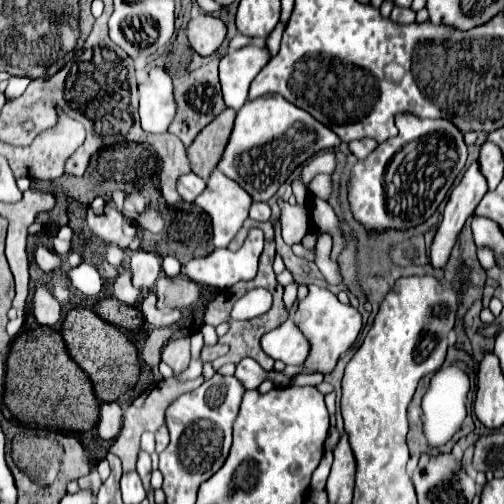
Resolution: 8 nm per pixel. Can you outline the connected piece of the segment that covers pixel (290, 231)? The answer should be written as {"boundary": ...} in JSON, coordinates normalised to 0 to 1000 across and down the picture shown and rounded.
{"boundary":[[[562,395],[552,397],[558,415],[554,444],[558,444],[558,468],[565,484],[589,484],[597,472],[617,456],[617,429],[613,429],[613,409],[597,413],[589,405],[575,407]]]}

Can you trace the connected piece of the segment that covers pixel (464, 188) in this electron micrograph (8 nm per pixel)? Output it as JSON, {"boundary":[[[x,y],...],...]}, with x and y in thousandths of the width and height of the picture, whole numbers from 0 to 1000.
{"boundary":[[[942,321],[927,333],[915,361],[899,373],[891,401],[883,409],[883,421],[879,421],[879,437],[859,468],[855,524],[863,532],[883,528],[911,456],[919,452],[923,437],[942,421],[942,413],[962,381],[966,381],[966,357],[954,345],[950,321]]]}

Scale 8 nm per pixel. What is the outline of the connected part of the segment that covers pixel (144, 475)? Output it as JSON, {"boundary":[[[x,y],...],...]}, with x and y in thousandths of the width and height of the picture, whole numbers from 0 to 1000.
{"boundary":[[[276,893],[276,909],[272,909],[272,940],[280,944],[284,960],[288,960],[288,972],[300,976],[300,964],[296,964],[296,948],[300,948],[300,905],[284,893]]]}

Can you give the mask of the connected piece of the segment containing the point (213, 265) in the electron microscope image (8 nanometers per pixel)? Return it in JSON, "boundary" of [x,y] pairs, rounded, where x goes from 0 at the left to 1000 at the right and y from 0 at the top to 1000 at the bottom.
{"boundary":[[[498,452],[490,472],[486,472],[486,480],[482,480],[482,488],[470,500],[458,500],[450,492],[427,492],[415,508],[375,516],[359,532],[359,540],[367,548],[375,548],[387,563],[407,563],[407,567],[423,567],[423,571],[446,575],[446,571],[458,571],[462,563],[470,563],[478,556],[502,556],[506,552],[510,520],[514,520],[518,500],[522,500],[522,460],[514,452]]]}

